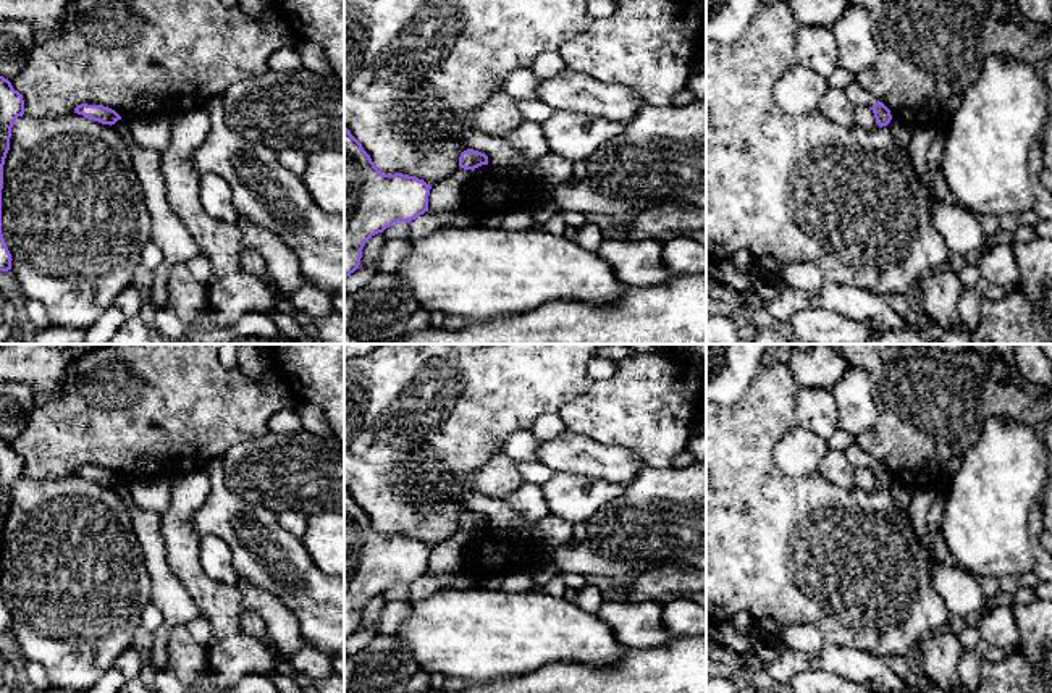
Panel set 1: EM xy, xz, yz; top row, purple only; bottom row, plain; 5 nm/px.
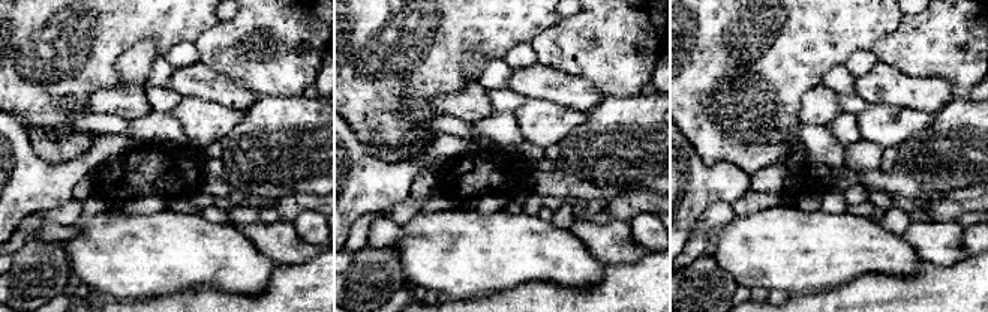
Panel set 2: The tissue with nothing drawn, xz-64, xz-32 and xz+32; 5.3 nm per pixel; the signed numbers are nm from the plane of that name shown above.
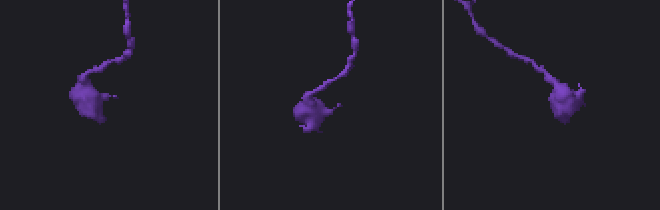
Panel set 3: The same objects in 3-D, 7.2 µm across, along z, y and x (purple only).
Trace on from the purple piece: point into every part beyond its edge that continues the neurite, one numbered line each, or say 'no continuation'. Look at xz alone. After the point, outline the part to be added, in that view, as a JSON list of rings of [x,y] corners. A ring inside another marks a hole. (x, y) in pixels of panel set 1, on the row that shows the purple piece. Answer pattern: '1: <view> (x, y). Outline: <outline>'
no continuation

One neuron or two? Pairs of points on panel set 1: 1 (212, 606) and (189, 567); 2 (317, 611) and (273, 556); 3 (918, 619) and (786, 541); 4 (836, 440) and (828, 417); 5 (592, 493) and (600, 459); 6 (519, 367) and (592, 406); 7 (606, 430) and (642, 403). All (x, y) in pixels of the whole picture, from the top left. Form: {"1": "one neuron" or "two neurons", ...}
{"1": "one neuron", "2": "one neuron", "3": "one neuron", "4": "two neurons", "5": "two neurons", "6": "two neurons", "7": "one neuron"}

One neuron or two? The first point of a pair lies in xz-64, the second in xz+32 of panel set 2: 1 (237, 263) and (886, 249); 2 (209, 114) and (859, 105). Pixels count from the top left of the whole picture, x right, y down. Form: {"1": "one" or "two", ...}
{"1": "one", "2": "two"}

